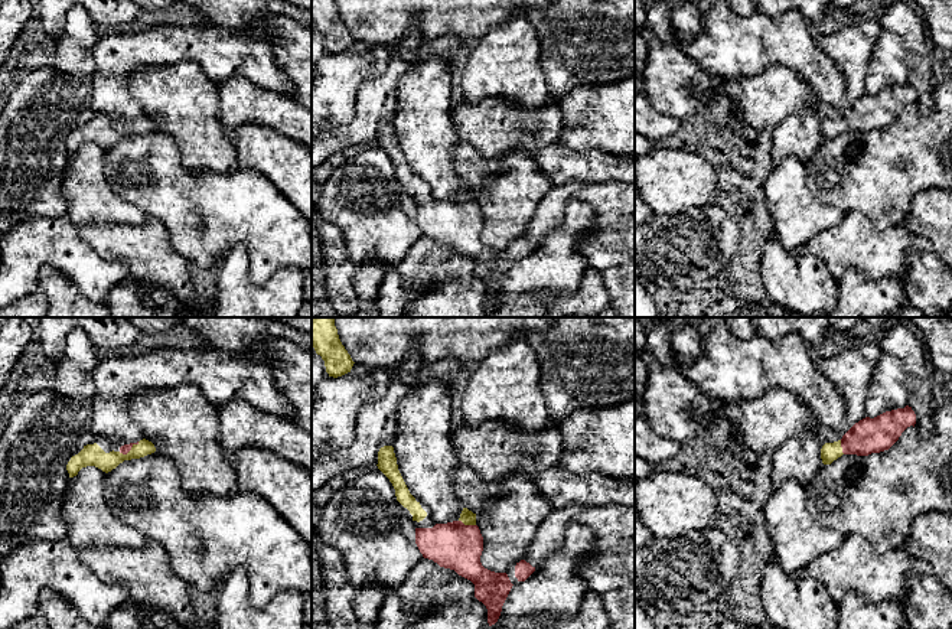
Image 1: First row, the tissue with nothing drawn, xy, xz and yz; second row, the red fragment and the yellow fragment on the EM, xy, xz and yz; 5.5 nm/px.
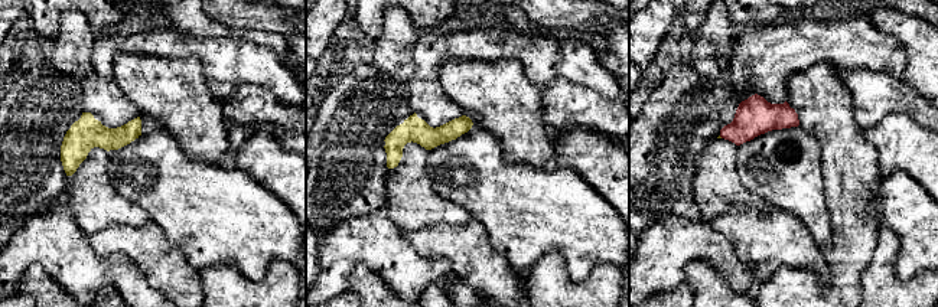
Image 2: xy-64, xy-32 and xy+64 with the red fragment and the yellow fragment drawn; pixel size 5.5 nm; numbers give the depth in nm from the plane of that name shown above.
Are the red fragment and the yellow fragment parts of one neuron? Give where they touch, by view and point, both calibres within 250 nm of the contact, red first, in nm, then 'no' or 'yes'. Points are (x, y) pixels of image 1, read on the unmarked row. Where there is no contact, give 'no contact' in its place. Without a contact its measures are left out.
meets red in xz at (468, 202); 260 nm thick on the red side, 80 nm on the other; yes

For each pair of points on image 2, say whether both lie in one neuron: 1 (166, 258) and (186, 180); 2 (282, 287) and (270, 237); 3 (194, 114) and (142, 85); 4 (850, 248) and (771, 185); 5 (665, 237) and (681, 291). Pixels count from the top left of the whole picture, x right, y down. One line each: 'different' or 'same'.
1: different
2: different
3: same
4: different
5: different

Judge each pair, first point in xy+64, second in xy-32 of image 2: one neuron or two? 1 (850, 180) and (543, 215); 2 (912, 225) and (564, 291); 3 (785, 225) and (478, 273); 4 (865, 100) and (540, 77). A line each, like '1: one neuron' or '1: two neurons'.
1: two neurons
2: two neurons
3: one neuron
4: two neurons

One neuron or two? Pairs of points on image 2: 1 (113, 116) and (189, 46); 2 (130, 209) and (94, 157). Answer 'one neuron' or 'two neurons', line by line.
1: one neuron
2: one neuron

